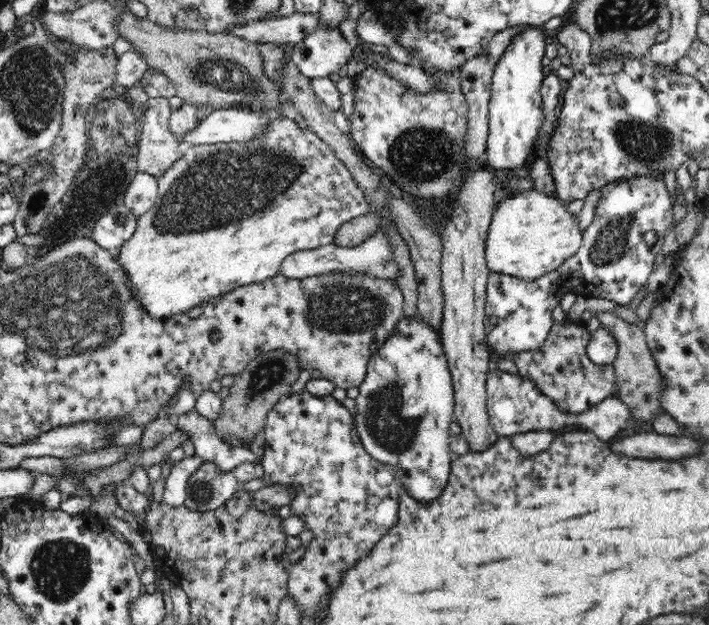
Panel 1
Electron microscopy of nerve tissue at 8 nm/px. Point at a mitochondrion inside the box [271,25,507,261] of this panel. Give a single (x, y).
(424, 154)

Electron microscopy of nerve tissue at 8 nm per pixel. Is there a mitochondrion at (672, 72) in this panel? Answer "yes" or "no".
no

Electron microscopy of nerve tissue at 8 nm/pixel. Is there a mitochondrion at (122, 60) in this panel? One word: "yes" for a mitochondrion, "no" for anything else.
no

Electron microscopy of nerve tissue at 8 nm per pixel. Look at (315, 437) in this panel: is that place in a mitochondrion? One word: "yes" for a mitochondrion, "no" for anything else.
no

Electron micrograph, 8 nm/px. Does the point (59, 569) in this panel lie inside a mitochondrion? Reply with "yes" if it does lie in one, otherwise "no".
yes

